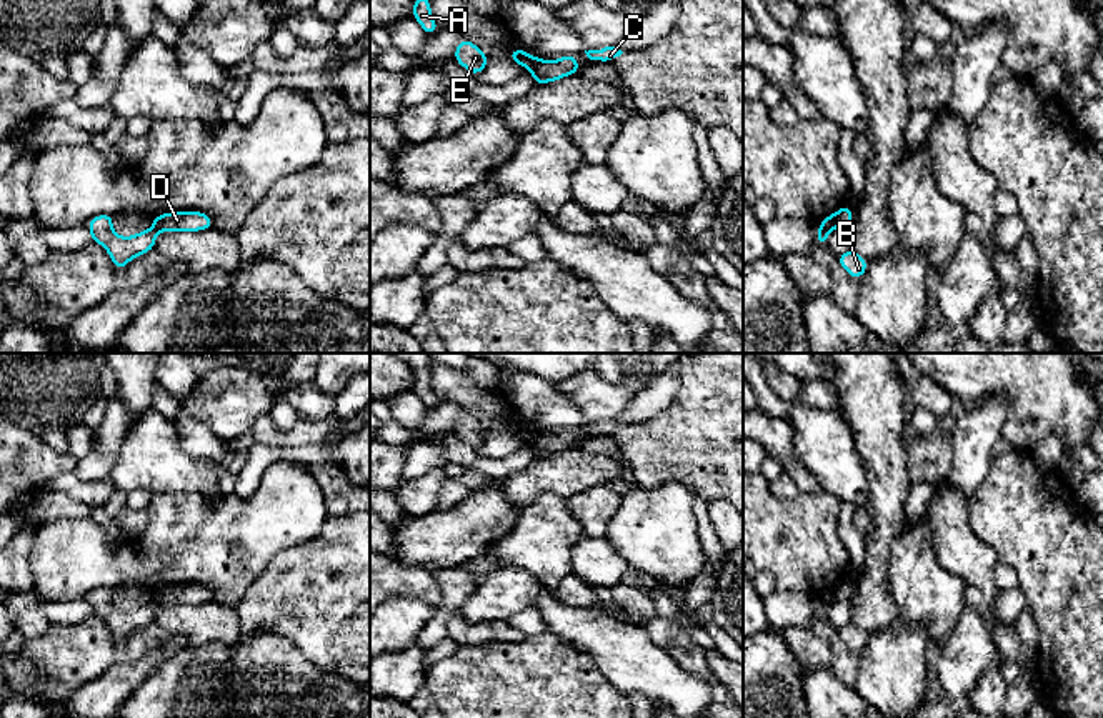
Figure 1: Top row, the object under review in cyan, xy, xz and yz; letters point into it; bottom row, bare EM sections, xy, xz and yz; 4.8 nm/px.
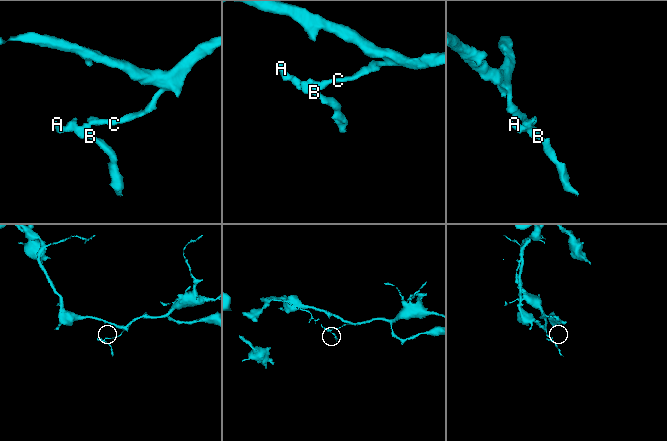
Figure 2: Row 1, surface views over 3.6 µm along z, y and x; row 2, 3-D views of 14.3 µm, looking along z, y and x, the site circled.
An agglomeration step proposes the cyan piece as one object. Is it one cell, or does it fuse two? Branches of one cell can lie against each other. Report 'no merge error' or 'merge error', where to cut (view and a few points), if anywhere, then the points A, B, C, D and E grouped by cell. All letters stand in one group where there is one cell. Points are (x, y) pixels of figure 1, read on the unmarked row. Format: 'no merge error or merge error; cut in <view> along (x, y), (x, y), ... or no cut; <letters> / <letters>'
merge error; cut in xz along (534, 430), (527, 442); A B E / C D

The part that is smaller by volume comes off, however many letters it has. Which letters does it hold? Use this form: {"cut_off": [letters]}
{"cut_off": ["A", "B", "E"]}

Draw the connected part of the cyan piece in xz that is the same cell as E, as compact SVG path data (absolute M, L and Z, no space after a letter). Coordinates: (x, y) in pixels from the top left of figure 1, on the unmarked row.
M463 411L455 425L453 425L453 431L470 446L478 448L485 443L485 440L488 438L488 430L485 428L485 425L482 425L473 415L470 415L468 411Z

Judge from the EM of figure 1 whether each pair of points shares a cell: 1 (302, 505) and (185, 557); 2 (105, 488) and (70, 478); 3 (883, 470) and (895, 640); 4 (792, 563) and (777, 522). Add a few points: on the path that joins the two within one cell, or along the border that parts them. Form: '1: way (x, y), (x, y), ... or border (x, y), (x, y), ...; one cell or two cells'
1: way (274, 518), (240, 537), (214, 543); one cell
2: way (97, 488), (79, 487); one cell
3: border (897, 617), (885, 628), (868, 635); two cells
4: way (792, 553), (792, 540), (783, 532); one cell

